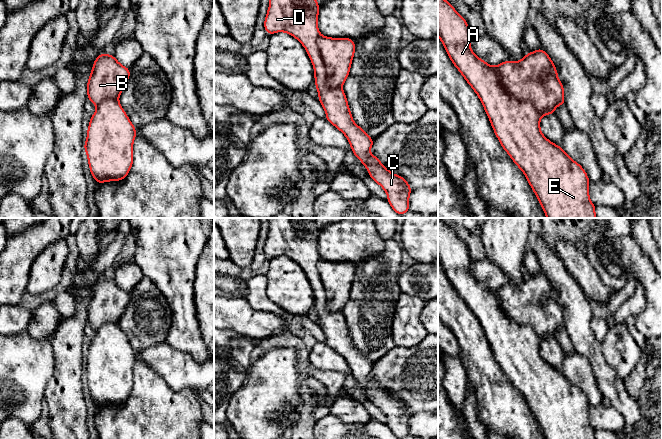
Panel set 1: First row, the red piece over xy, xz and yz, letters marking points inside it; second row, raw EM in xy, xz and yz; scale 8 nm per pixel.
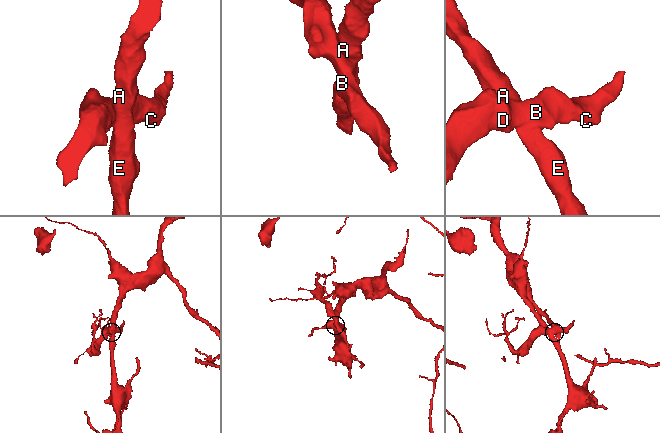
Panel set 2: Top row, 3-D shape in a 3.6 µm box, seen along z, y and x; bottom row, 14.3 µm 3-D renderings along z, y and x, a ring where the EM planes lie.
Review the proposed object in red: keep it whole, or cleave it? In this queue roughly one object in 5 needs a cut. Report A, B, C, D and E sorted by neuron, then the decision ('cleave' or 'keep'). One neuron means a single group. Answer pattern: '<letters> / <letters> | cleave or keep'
A B C D E | keep

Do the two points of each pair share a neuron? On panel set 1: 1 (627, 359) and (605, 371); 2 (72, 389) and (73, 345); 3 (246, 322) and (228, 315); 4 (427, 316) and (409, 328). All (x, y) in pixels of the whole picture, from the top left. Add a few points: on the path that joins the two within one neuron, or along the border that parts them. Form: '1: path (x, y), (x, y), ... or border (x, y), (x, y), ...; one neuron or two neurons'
1: border (602, 345), (603, 357), (623, 380); two neurons
2: path (72, 378), (72, 356); one neuron
3: path (242, 319), (237, 315), (232, 315); one neuron
4: border (425, 302), (421, 311), (420, 321), (427, 331); two neurons

